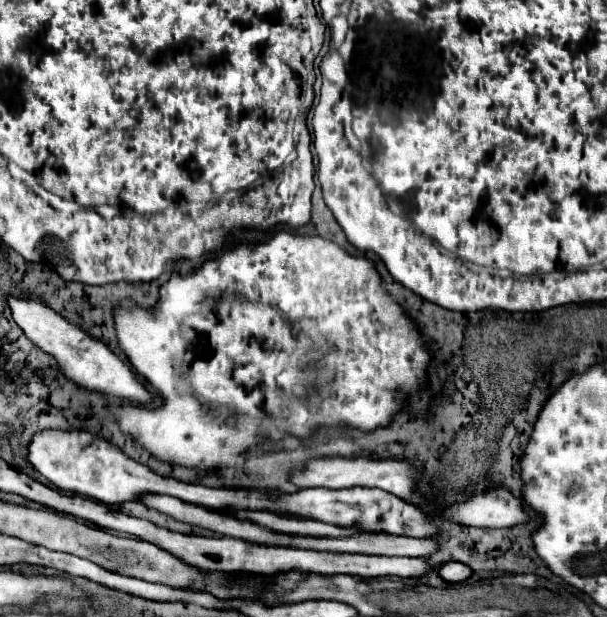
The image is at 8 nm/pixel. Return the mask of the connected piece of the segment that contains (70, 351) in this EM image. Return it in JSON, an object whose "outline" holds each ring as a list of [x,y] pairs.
{"outline":[[[9,295],[7,299],[9,309],[13,313],[15,323],[23,329],[23,333],[45,353],[53,355],[61,367],[61,371],[73,379],[77,385],[93,391],[101,391],[107,395],[121,397],[131,403],[147,403],[151,401],[149,391],[137,381],[137,377],[131,373],[131,369],[99,339],[93,339],[79,327],[67,323],[61,315],[57,315],[51,307],[43,305],[39,299],[27,299],[27,297],[15,297]]]}

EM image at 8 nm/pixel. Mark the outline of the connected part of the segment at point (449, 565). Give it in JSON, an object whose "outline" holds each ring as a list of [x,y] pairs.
{"outline":[[[447,561],[443,563],[439,569],[437,569],[439,577],[449,581],[449,583],[459,583],[459,581],[465,581],[469,575],[471,575],[471,569],[463,563],[457,563],[457,561]]]}

